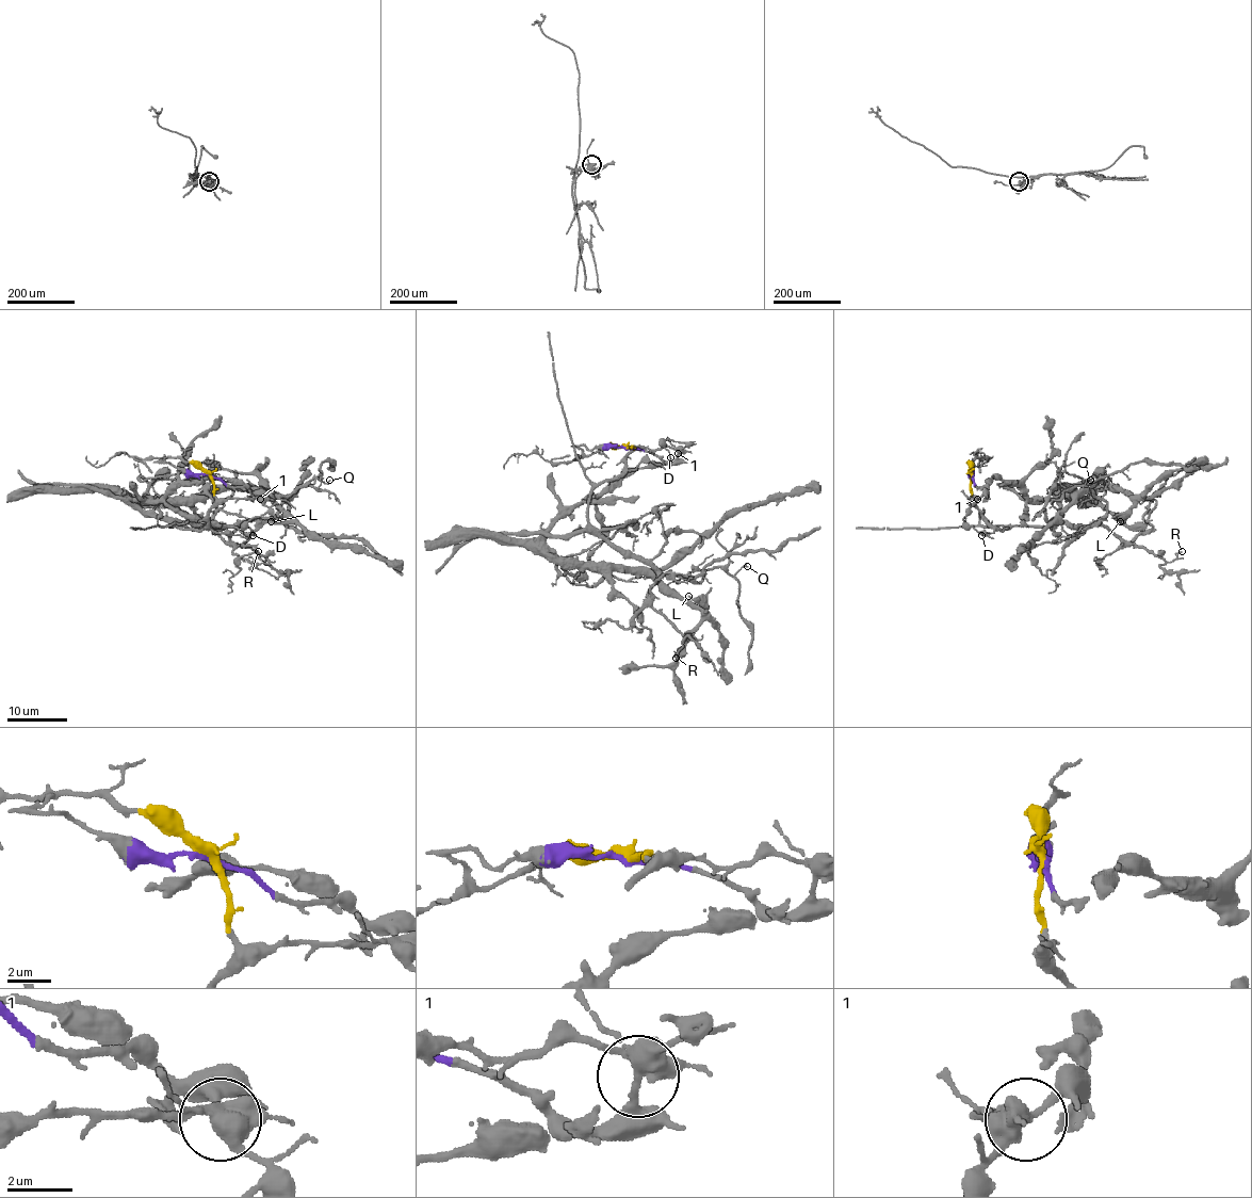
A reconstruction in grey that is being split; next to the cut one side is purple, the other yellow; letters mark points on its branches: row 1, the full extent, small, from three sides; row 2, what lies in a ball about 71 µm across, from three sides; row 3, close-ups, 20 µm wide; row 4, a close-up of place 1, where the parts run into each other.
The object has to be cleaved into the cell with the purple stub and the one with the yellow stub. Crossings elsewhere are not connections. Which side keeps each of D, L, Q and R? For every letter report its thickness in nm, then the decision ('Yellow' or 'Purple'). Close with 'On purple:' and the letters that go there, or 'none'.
D: Thickness 90 nm. Purple
L: Thickness 130 nm. Purple
Q: Thickness 120 nm. Yellow
R: Thickness 160 nm. Yellow
On purple: D, L

